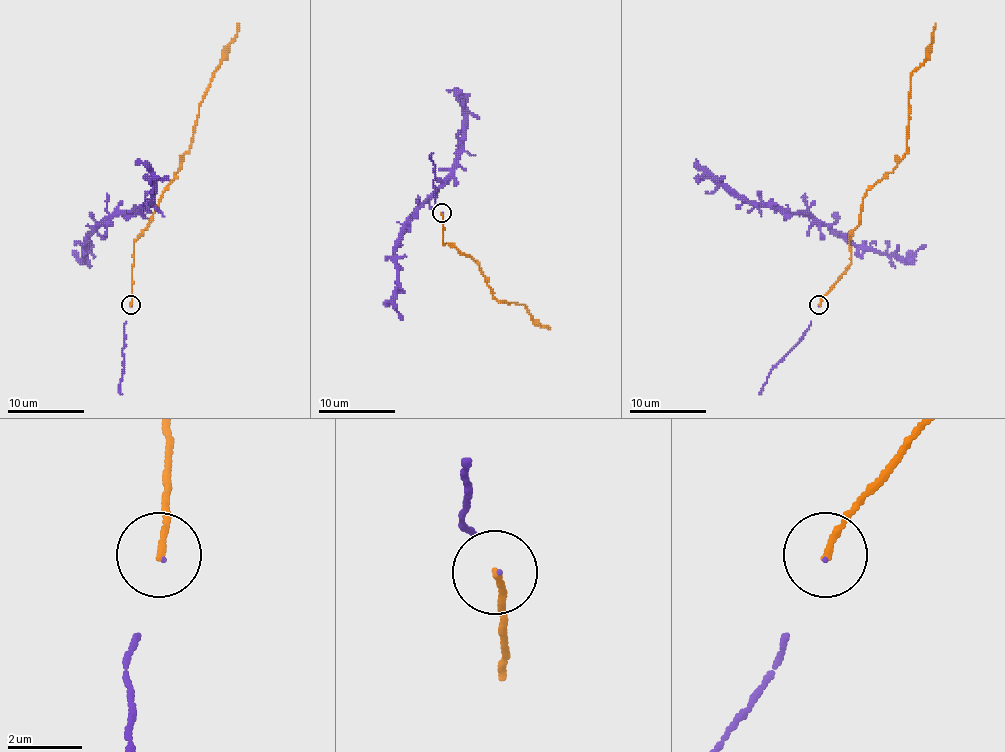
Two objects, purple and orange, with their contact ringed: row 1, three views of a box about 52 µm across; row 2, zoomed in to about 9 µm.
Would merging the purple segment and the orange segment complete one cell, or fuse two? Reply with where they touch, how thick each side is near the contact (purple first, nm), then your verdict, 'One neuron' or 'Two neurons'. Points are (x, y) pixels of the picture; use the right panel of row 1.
Place: (819, 305). Thickness 40 nm (purple) against 180 nm. One neuron

